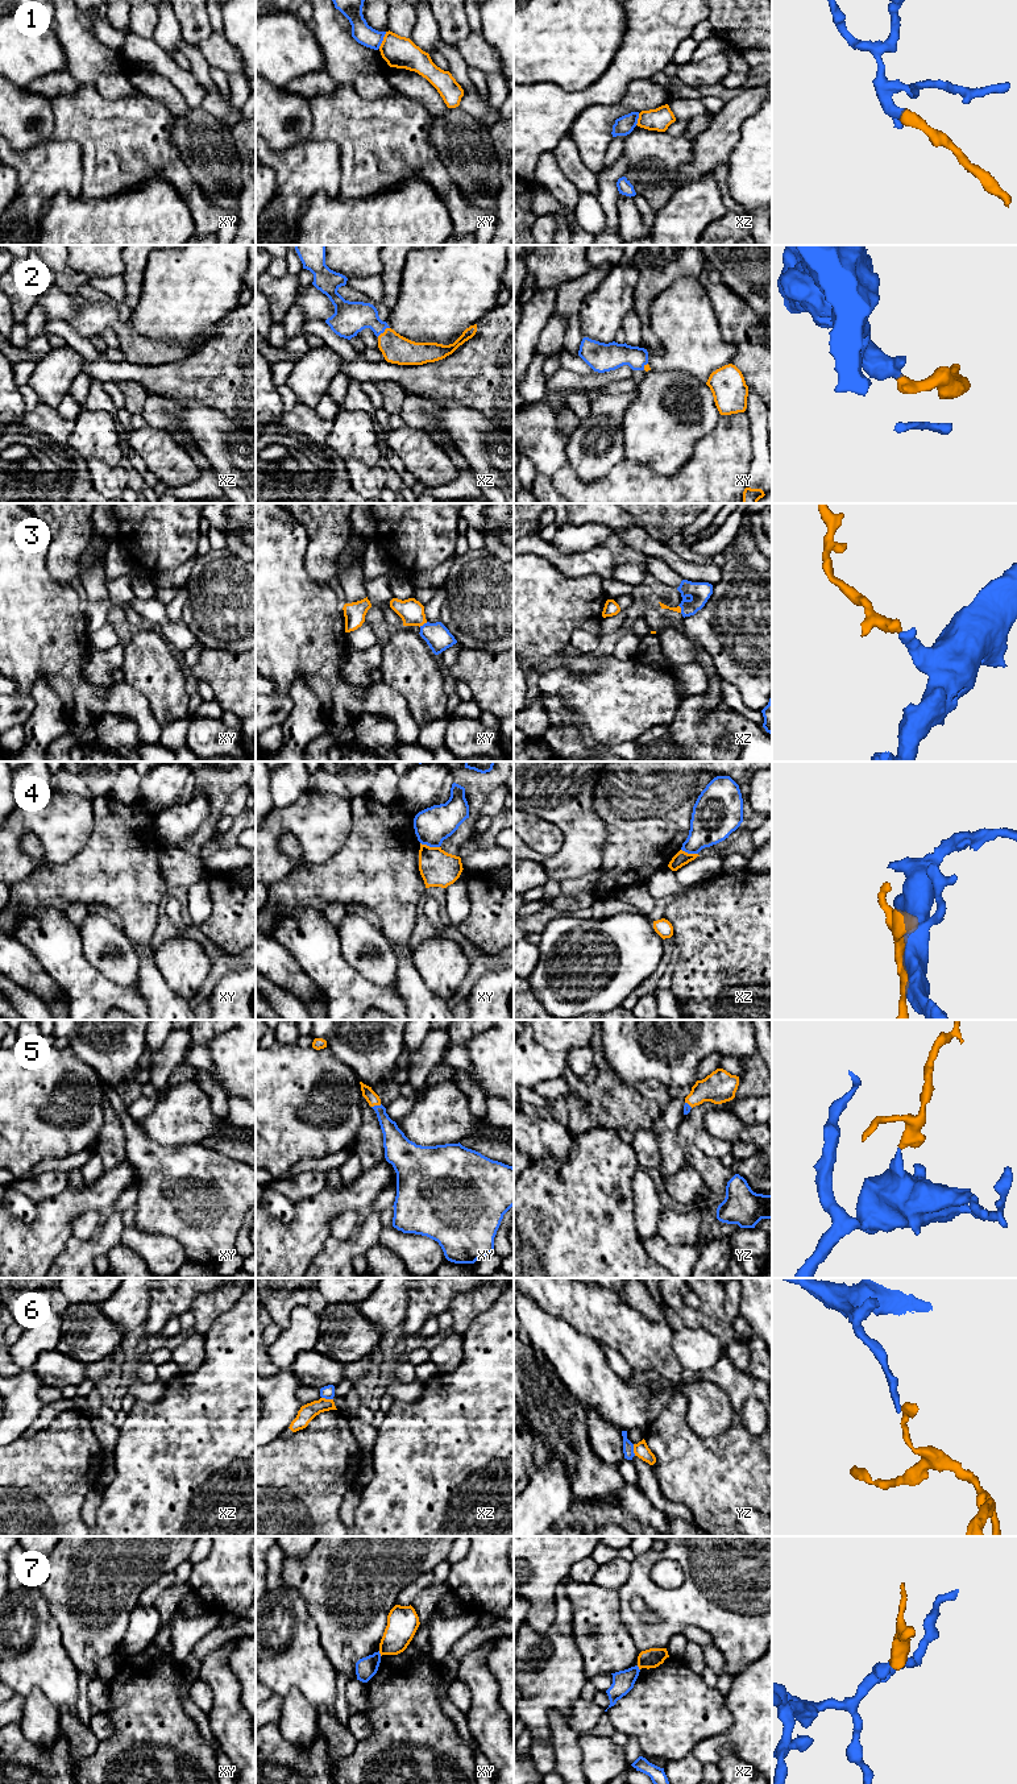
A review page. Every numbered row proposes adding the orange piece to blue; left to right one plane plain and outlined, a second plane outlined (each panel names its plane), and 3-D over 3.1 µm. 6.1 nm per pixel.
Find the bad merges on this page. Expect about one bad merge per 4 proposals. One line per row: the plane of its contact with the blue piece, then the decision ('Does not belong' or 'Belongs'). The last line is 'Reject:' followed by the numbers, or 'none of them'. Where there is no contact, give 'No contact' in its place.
1: Touches blue in xy. Does not belong
2: Touches blue in xz. Belongs
3: Touches blue in xy. Belongs
4: Touches blue in xy. Does not belong
5: Touches blue in xy. Belongs
6: Touches blue in xz. Does not belong
7: Touches blue in xy. Does not belong
Reject: 1, 4, 6, 7

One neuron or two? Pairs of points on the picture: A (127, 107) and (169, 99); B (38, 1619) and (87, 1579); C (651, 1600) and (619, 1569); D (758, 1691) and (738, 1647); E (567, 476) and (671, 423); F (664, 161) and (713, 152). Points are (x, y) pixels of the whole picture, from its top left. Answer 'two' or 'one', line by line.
A: two
B: two
C: two
D: two
E: two
F: two

